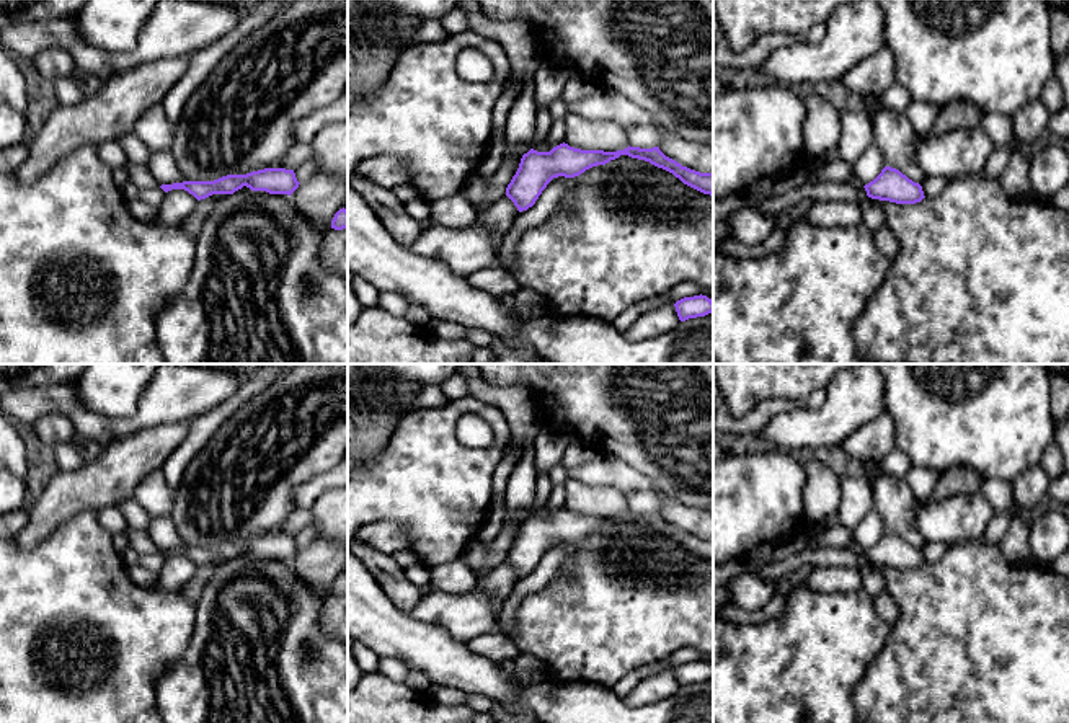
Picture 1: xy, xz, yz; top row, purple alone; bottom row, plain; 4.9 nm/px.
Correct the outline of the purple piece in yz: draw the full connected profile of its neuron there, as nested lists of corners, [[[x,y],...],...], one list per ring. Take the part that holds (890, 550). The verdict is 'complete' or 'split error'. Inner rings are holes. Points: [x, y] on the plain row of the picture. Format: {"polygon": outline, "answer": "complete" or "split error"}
{"polygon": [[[885,532],[881,539],[863,553],[868,563],[896,570],[916,570],[925,563],[919,548],[914,548],[891,532]]], "answer": "complete"}

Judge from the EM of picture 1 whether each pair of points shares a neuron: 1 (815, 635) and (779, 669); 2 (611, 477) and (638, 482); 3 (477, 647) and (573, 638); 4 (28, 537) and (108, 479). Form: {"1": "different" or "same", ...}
{"1": "same", "2": "same", "3": "different", "4": "same"}

